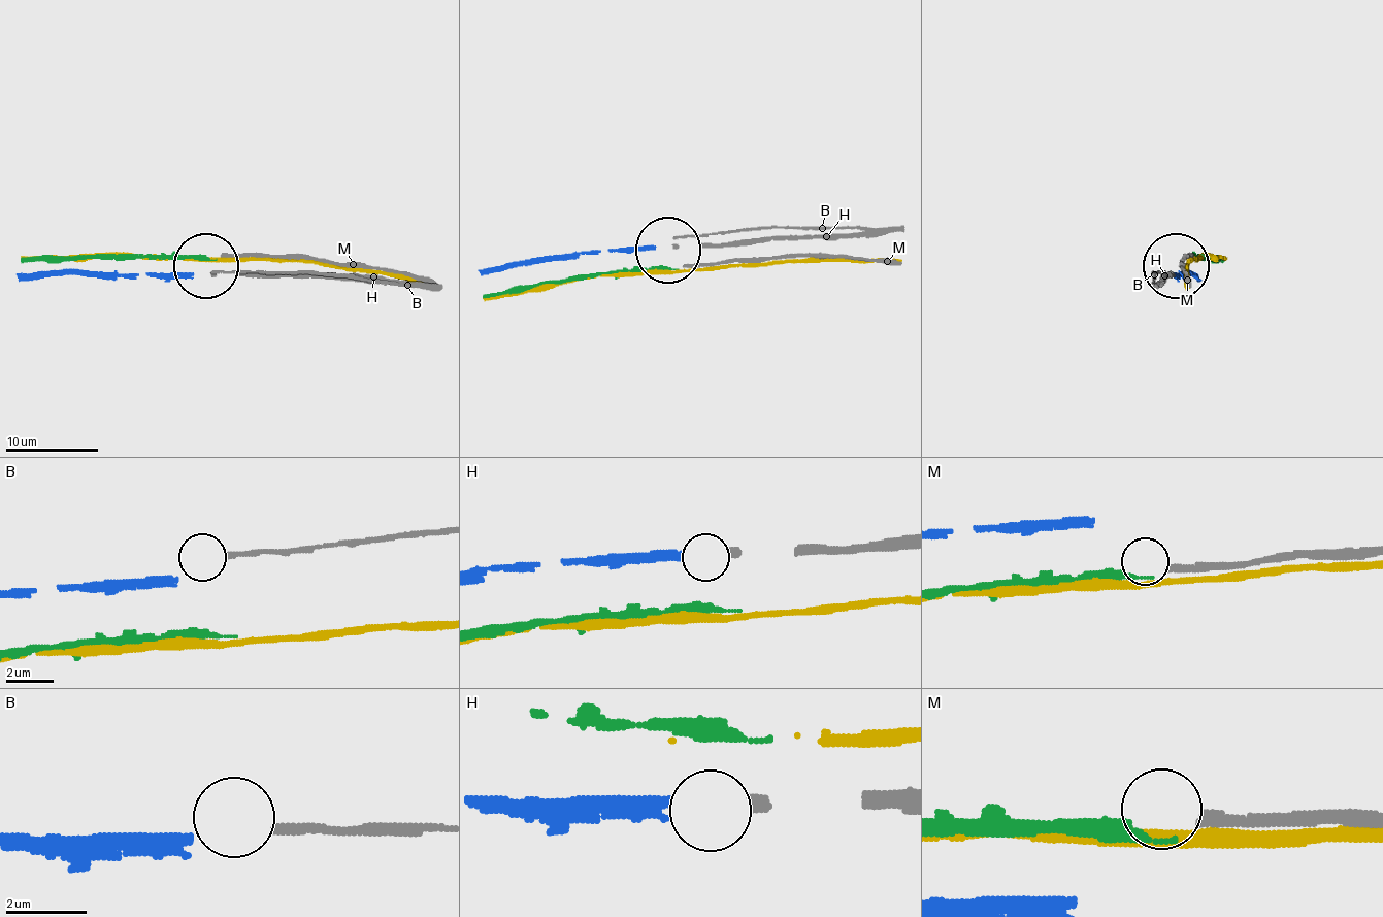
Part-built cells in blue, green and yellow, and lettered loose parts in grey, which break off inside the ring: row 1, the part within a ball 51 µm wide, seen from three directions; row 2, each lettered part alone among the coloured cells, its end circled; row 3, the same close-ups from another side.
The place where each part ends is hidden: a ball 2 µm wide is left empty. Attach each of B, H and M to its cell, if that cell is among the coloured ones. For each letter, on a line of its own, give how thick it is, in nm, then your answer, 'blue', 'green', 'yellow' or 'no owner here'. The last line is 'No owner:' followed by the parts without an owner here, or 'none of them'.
B: 200 nm thick; no owner here
H: 240 nm thick; blue
M: 280 nm thick; no owner here
No owner: B, M

